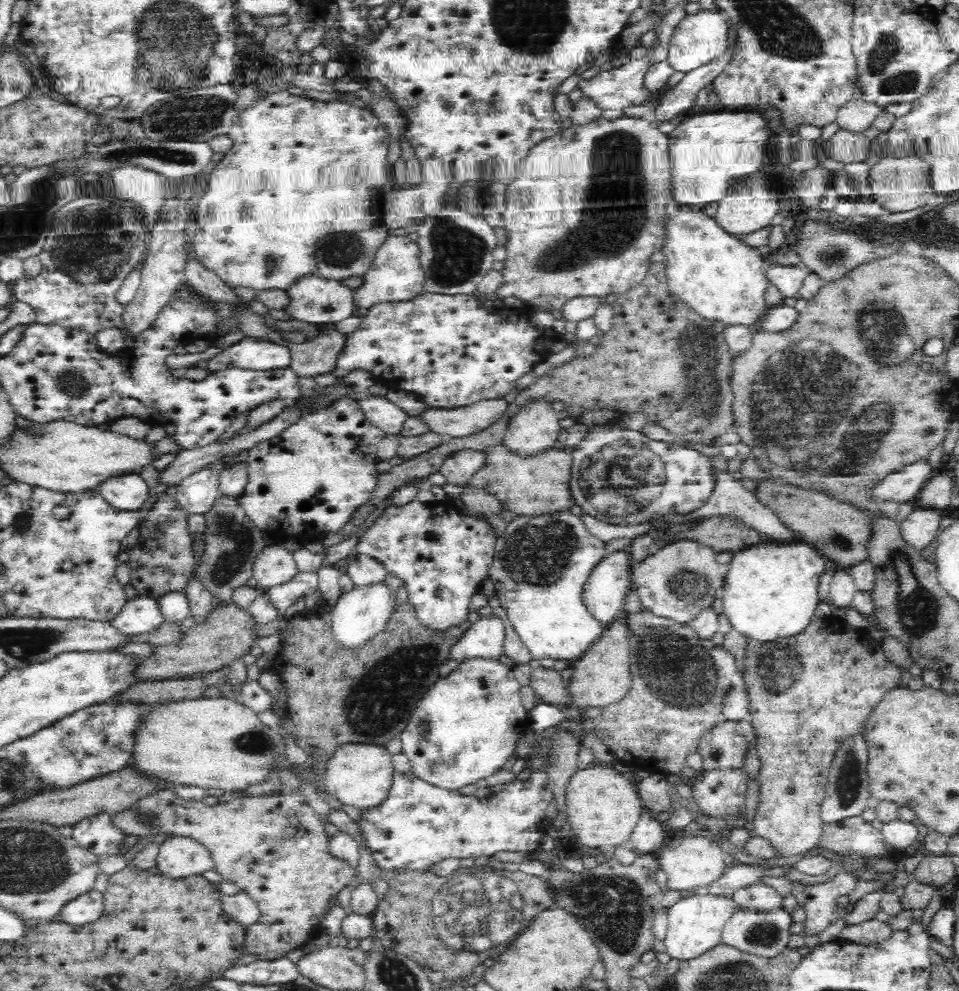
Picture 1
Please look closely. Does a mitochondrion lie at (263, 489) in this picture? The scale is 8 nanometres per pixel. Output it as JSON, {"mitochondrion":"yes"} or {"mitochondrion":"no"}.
{"mitochondrion":"no"}

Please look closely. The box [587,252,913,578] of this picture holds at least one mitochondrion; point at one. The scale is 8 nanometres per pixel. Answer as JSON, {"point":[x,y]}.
{"point":[808,433]}

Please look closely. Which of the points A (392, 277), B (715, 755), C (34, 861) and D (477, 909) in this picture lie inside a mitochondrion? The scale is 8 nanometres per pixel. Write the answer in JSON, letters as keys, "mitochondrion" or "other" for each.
{"A":"other","B":"other","C":"mitochondrion","D":"mitochondrion"}

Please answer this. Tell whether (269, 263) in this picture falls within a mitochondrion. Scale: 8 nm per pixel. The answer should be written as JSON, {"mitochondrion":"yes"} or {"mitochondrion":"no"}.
{"mitochondrion":"yes"}

